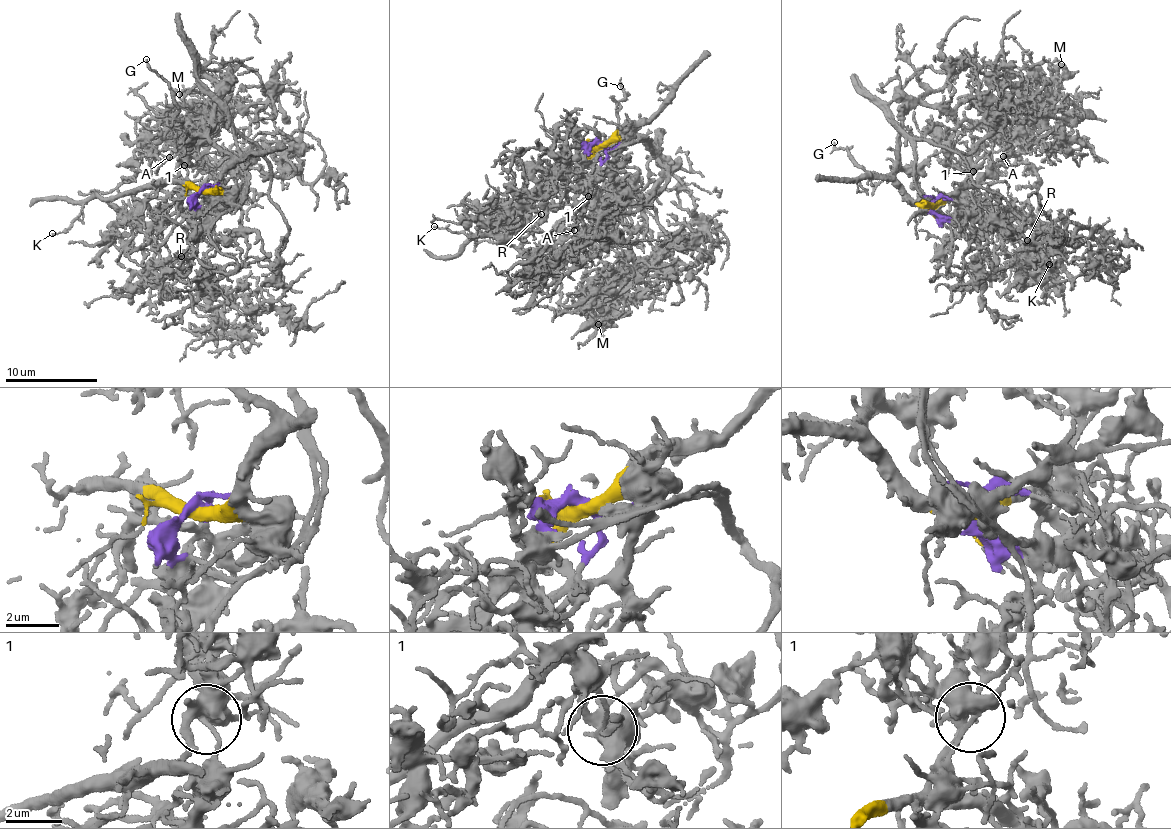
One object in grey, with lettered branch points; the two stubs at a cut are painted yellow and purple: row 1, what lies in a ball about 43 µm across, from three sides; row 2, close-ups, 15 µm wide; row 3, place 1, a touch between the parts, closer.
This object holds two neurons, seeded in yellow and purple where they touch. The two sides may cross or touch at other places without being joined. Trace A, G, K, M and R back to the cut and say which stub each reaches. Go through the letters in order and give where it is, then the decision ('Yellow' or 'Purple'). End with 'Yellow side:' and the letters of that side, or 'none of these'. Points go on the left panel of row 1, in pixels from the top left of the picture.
A: Place: (169, 157). Purple
G: Place: (146, 59). Yellow
K: Place: (52, 233). Yellow
M: Place: (179, 94). Purple
R: Place: (181, 256). Purple
Yellow side: G, K

